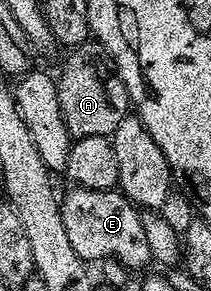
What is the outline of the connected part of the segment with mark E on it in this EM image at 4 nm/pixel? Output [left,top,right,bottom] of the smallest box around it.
[60,186,152,271]

